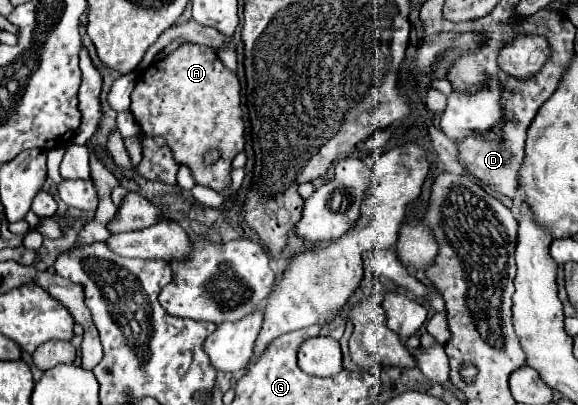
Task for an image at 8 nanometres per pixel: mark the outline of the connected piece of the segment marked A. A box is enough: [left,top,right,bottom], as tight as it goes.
[125,44,245,190]

